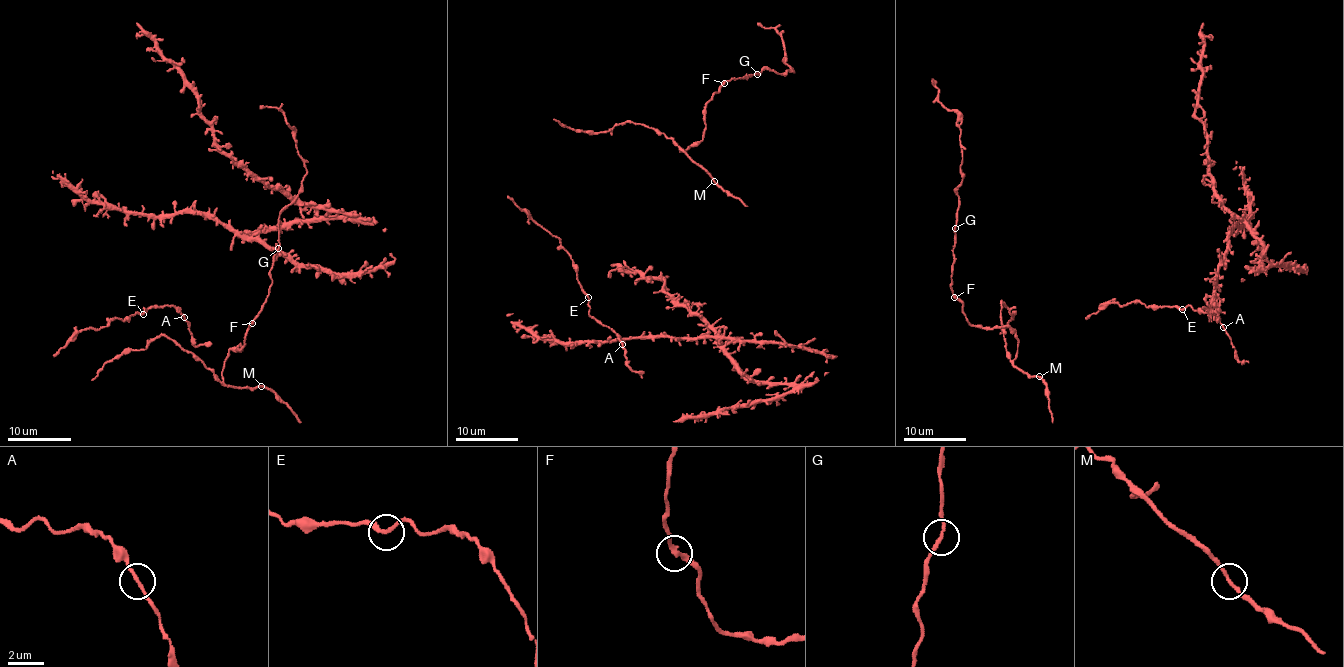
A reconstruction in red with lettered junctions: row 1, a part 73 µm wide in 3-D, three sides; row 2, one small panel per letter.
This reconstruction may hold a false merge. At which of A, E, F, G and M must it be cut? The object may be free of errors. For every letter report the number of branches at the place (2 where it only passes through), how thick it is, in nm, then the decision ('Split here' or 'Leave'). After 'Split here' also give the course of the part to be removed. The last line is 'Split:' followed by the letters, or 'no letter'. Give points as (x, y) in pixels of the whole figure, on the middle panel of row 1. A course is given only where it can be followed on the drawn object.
A: Branches: 2. Thickness 200 nm. Leave
E: Branches: 2. Thickness 200 nm. Leave
F: Branches: 2. Thickness 240 nm. Leave
G: Branches: 2. Thickness 190 nm. Leave
M: Branches: 2. Thickness 200 nm. Leave
Split: no letter

